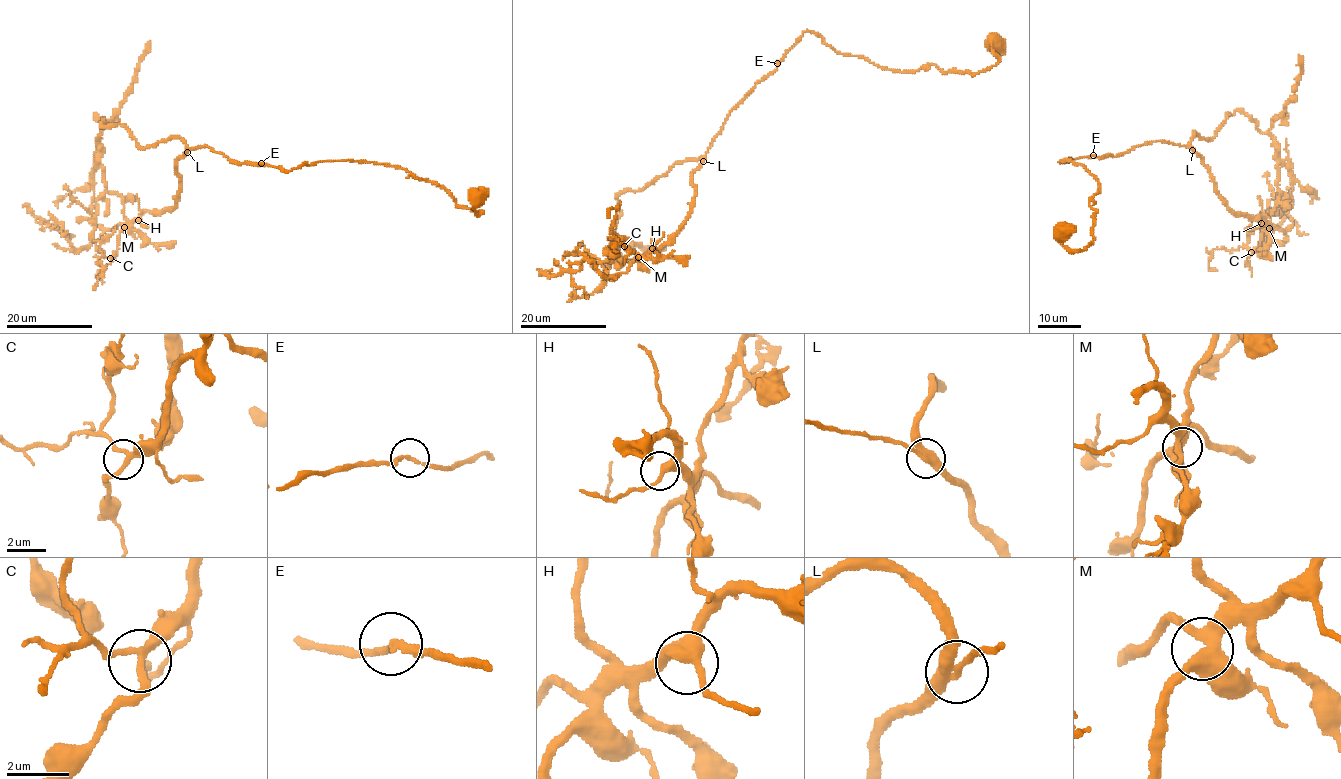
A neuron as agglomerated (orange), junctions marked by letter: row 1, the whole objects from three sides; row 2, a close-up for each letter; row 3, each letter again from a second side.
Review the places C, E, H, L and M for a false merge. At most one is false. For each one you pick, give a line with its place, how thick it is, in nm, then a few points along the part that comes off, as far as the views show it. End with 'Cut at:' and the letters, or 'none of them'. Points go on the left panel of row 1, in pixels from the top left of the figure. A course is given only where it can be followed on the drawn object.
Cut at: none of them

